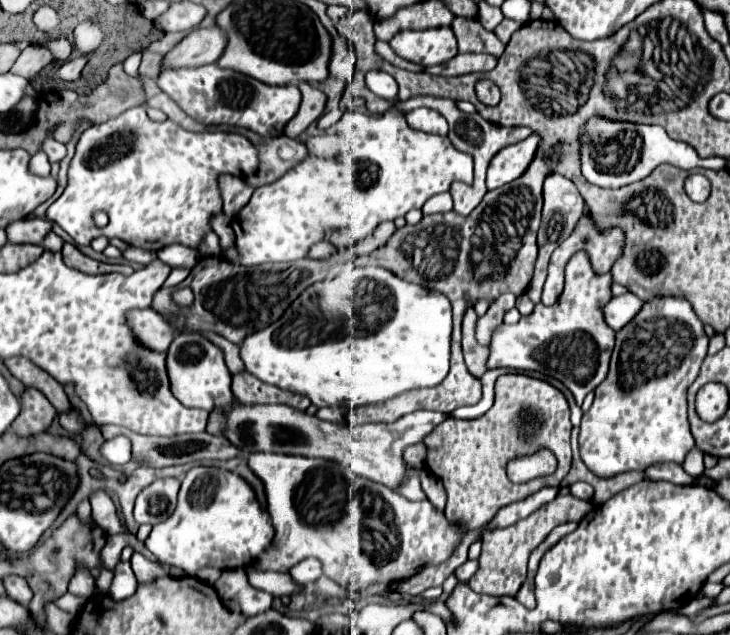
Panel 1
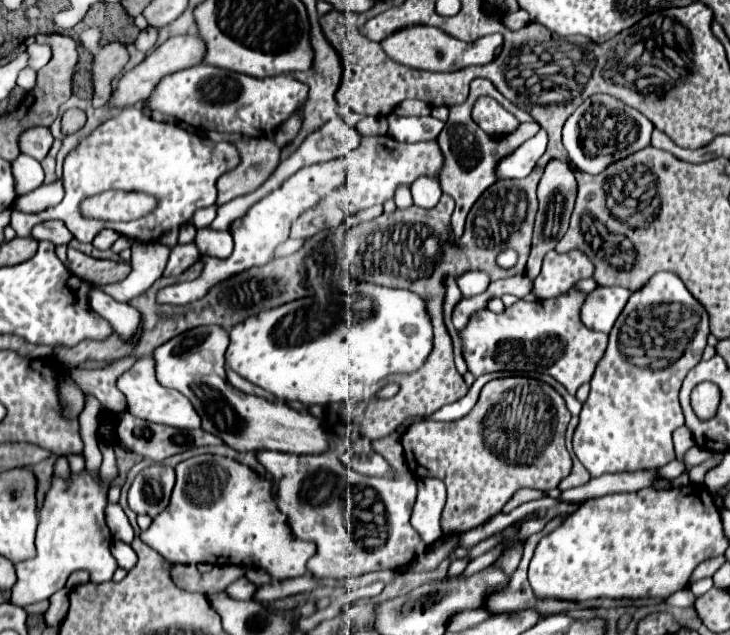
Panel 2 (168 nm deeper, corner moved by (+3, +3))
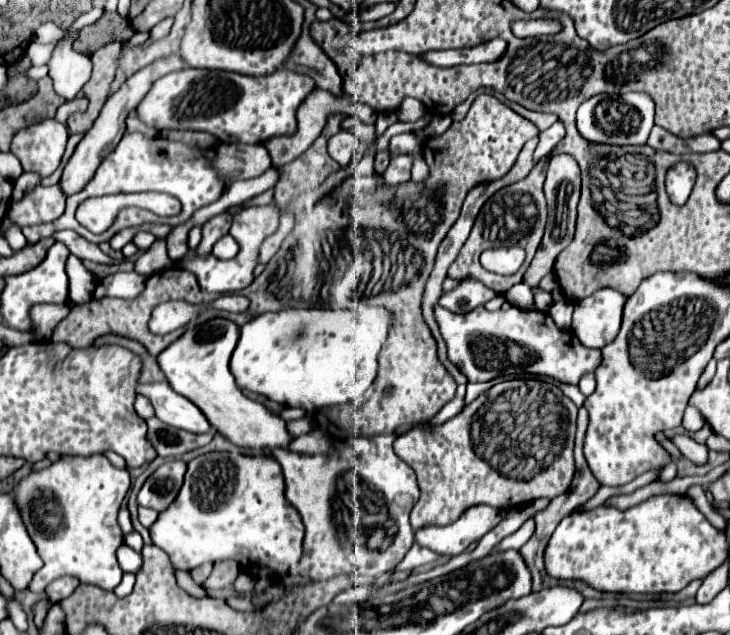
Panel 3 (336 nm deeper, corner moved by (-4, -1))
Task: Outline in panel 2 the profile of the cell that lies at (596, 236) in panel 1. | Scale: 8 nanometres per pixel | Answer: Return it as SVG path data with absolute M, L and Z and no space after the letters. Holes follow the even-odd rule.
M550 251L544 257L540 275L534 279L534 295L538 299L552 299L566 293L576 281L588 279L594 273L592 263L580 251L556 253Z

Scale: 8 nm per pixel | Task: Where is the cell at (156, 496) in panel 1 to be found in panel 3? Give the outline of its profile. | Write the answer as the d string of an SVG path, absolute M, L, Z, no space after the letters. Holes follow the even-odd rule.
M175 459L175 461L167 461L165 465L161 465L155 473L151 473L147 477L147 481L143 483L139 495L137 495L137 503L141 507L149 507L155 511L165 511L177 497L181 485L183 485L183 475L185 475L185 463Z

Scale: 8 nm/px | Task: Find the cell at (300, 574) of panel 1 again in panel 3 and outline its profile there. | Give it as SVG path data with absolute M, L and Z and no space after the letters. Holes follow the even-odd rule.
M207 453L207 455L199 455L195 457L189 465L187 465L187 473L185 473L185 483L177 495L177 499L163 511L159 513L159 519L151 525L151 539L157 547L161 547L175 569L183 569L183 571L191 571L203 563L217 563L217 561L227 561L227 559L233 559L241 565L241 569L245 573L249 573L251 577L259 579L259 577L283 577L289 573L289 569L293 569L301 559L303 559L303 533L305 533L305 527L303 527L303 521L297 513L297 509L285 499L285 483L283 483L283 473L281 473L281 467L279 463L273 459L273 457L245 457L245 455L239 455L239 453Z

